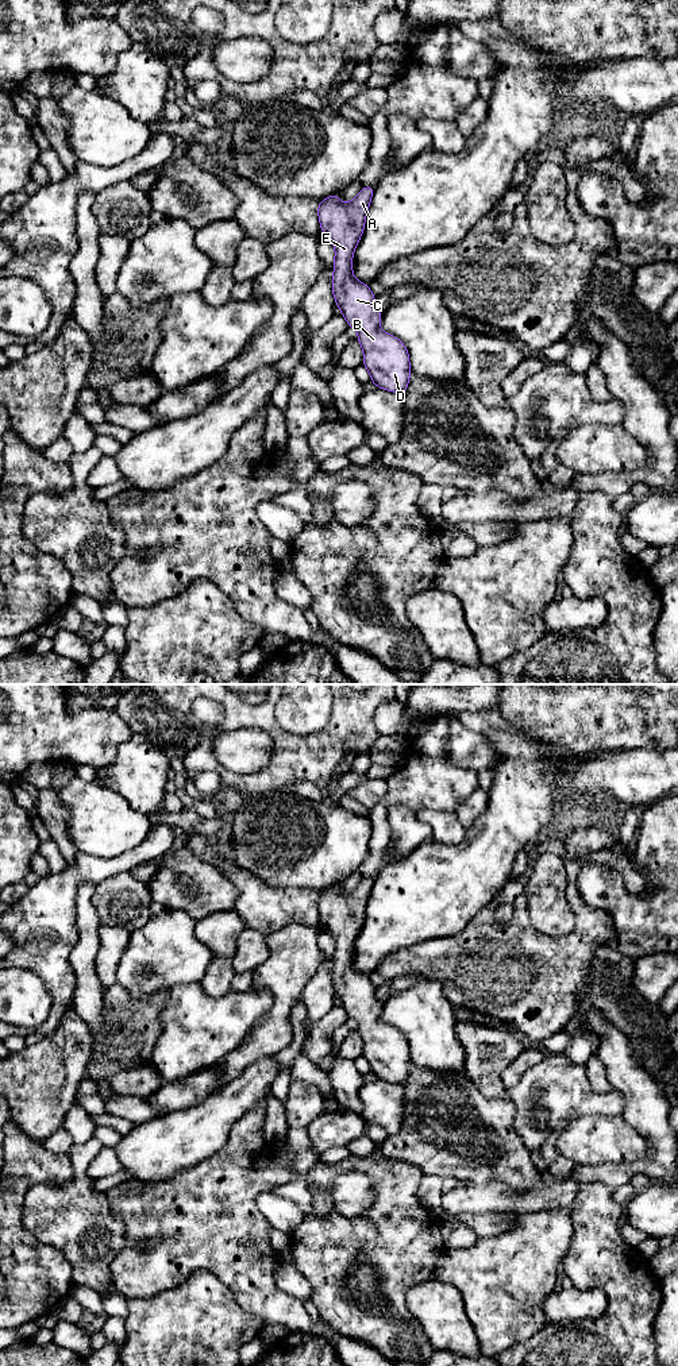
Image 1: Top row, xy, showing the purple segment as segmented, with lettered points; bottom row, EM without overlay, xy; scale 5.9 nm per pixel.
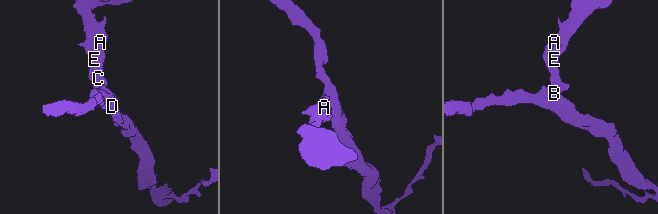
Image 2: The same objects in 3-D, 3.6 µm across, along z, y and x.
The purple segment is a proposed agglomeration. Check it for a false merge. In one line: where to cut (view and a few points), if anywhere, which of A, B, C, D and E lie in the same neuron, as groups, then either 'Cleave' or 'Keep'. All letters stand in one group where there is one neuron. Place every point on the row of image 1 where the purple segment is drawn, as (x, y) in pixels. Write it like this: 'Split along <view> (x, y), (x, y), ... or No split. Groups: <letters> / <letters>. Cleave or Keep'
No split. Groups: A B C D E. Keep

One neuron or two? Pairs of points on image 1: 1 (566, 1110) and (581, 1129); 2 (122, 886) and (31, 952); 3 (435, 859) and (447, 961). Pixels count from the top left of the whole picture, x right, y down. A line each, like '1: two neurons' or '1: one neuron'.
1: two neurons
2: two neurons
3: two neurons

